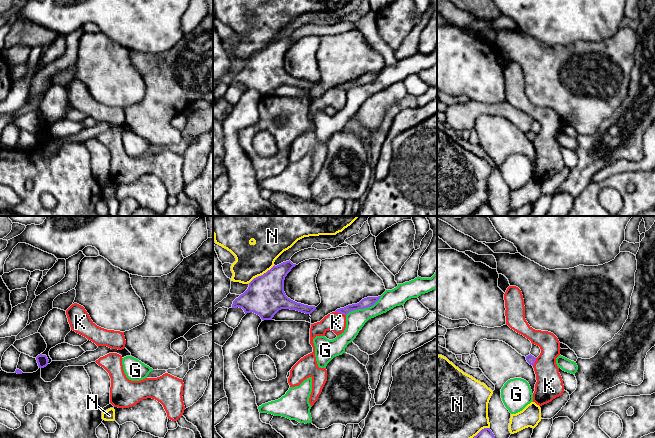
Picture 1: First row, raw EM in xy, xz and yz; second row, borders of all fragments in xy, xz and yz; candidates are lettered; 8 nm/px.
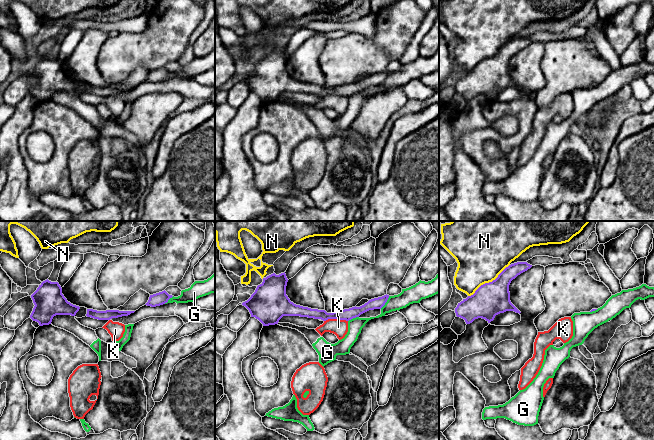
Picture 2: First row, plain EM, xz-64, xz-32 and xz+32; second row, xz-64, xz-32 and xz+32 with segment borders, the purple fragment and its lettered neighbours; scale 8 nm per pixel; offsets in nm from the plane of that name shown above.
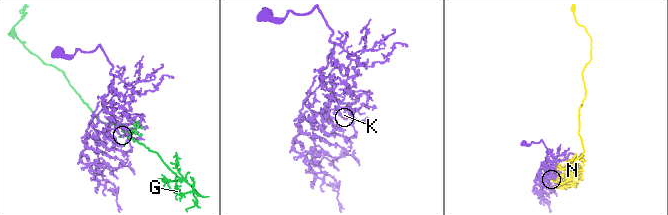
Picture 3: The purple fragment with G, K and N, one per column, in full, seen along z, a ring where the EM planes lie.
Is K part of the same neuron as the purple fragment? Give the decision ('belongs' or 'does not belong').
does not belong

